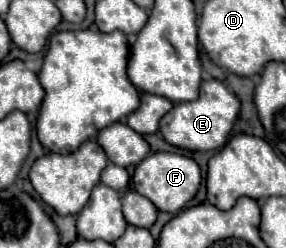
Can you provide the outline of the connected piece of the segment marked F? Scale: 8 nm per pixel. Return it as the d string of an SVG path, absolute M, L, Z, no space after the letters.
M154 152L148 154L134 170L132 182L134 182L134 190L142 196L146 196L158 210L164 212L178 212L182 210L196 194L198 186L200 186L200 168L198 164L182 154L174 154L174 152Z

